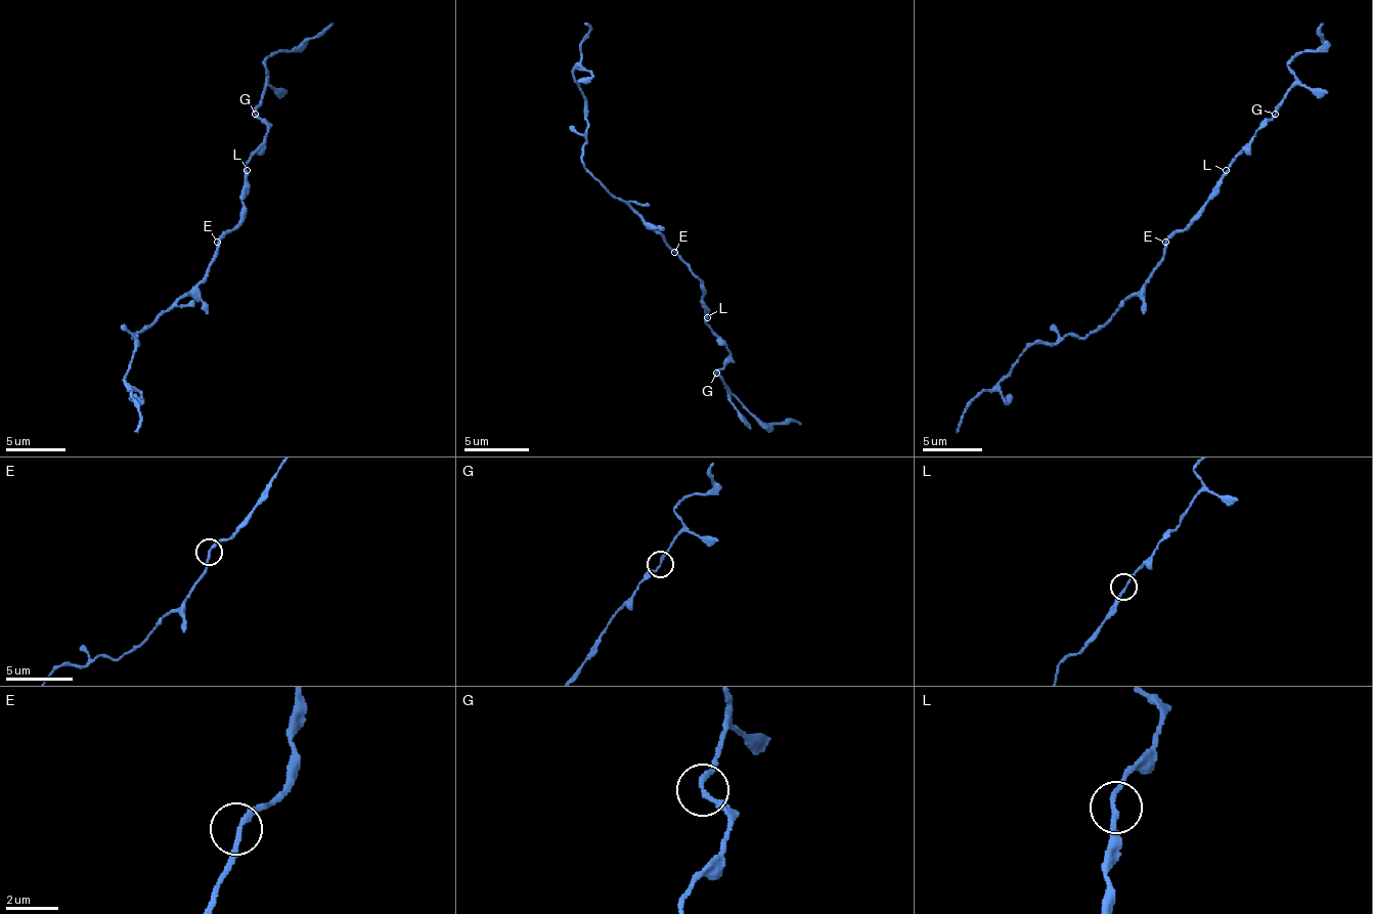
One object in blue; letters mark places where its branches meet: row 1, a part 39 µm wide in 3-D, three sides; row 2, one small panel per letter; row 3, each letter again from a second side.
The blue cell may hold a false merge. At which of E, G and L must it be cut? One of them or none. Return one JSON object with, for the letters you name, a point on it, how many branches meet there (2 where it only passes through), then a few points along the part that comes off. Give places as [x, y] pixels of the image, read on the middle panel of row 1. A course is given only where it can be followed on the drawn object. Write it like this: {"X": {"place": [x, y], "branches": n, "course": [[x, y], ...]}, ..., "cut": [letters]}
{"cut": []}

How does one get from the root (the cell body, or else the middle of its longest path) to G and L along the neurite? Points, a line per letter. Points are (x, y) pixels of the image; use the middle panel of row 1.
G: (677, 252), (701, 281), (704, 320), (726, 344), (729, 353), (729, 360), (717, 373)
L: (677, 252), (701, 281), (704, 314), (707, 317)

